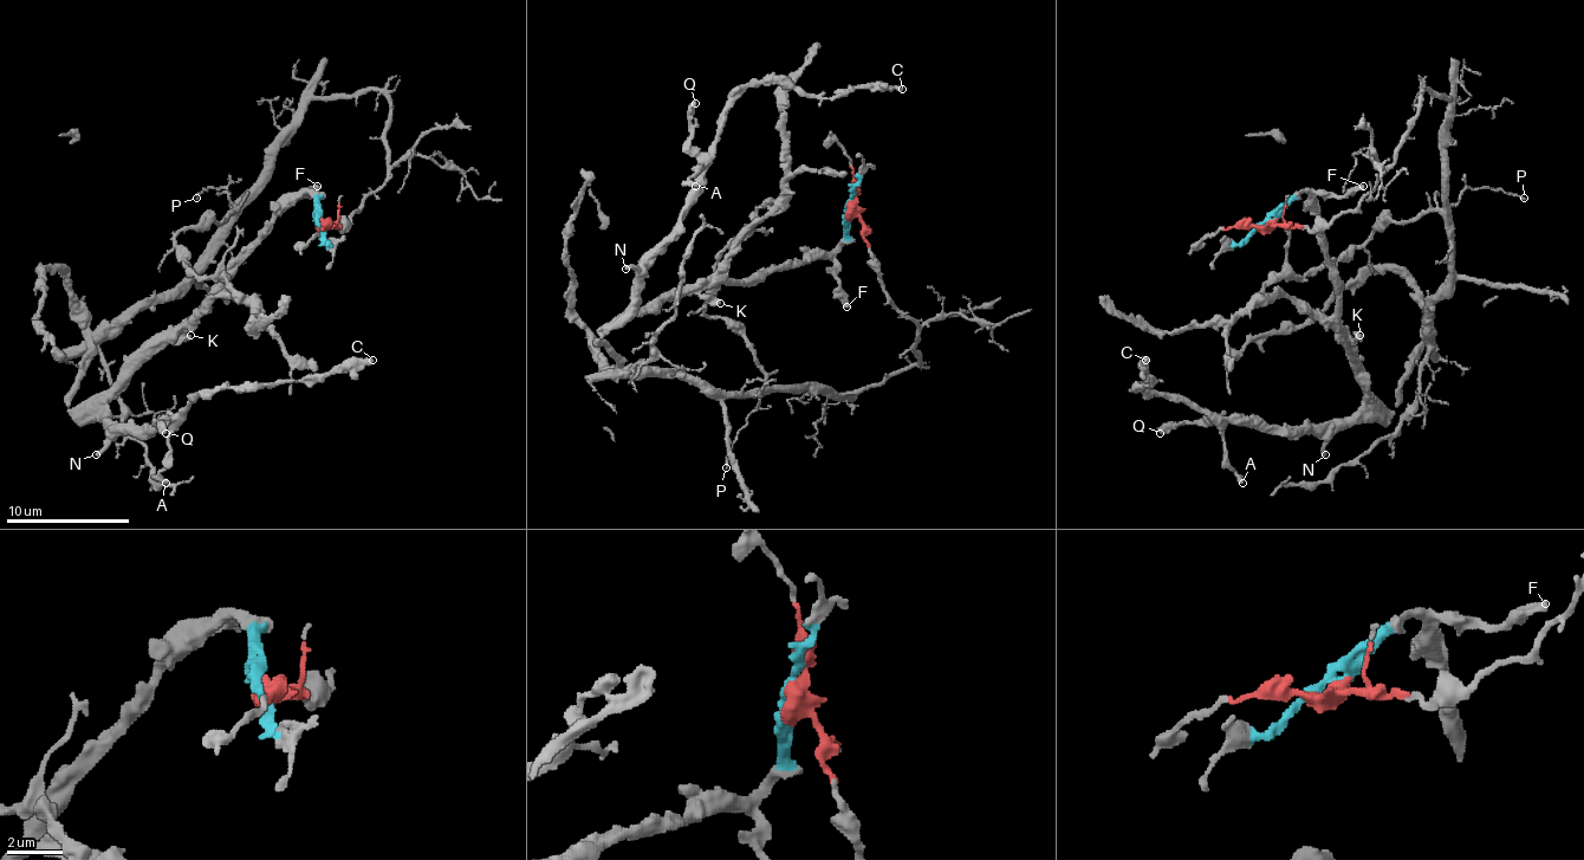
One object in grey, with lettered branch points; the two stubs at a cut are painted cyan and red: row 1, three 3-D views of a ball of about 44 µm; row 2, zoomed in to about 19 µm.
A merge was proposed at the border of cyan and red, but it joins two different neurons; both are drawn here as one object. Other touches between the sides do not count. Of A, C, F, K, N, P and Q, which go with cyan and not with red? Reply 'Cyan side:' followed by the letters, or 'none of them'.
Cyan side: A, C, F, K, N, Q

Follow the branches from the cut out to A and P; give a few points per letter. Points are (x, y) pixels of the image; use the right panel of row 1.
A: (1265, 226), (1307, 195), (1336, 288), (1336, 337), (1363, 402), (1317, 424), (1227, 424), (1225, 464), (1242, 483)
P: (1265, 226), (1323, 228), (1357, 204), (1426, 90), (1451, 98), (1445, 198), (1525, 198)

